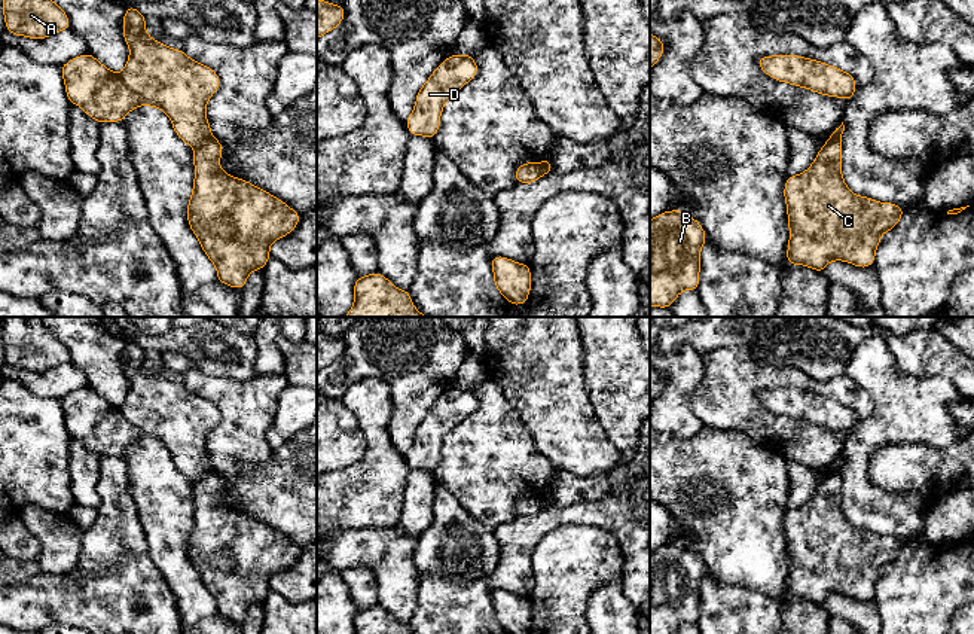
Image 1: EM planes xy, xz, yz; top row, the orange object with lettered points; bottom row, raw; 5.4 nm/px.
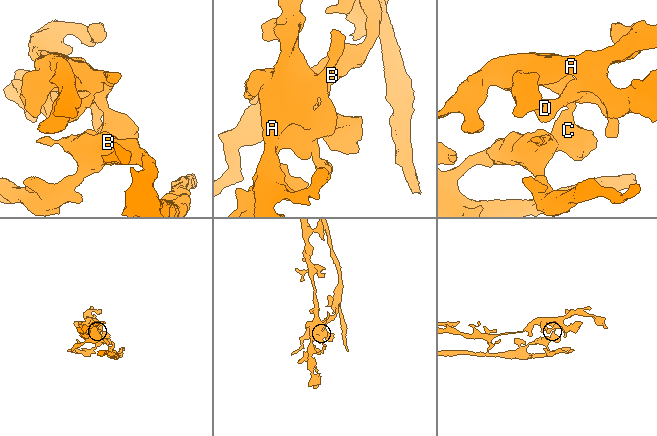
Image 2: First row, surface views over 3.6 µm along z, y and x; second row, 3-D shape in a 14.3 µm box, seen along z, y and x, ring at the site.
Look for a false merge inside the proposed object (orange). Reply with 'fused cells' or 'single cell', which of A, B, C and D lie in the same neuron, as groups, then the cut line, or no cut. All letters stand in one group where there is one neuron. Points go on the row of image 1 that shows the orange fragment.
fused cells; A D / B C; cut in xy along (211, 136), (195, 149)

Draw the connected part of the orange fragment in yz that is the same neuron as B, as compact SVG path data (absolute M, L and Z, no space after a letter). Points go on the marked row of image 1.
M681 210L665 211L650 220L650 308L671 308L683 290L699 289L700 250L706 238L700 223Z

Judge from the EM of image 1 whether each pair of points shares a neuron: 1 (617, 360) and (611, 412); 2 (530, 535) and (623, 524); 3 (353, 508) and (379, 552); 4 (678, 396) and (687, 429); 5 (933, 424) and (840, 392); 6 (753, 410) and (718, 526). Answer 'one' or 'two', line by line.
1: one
2: one
3: two
4: one
5: two
6: two

